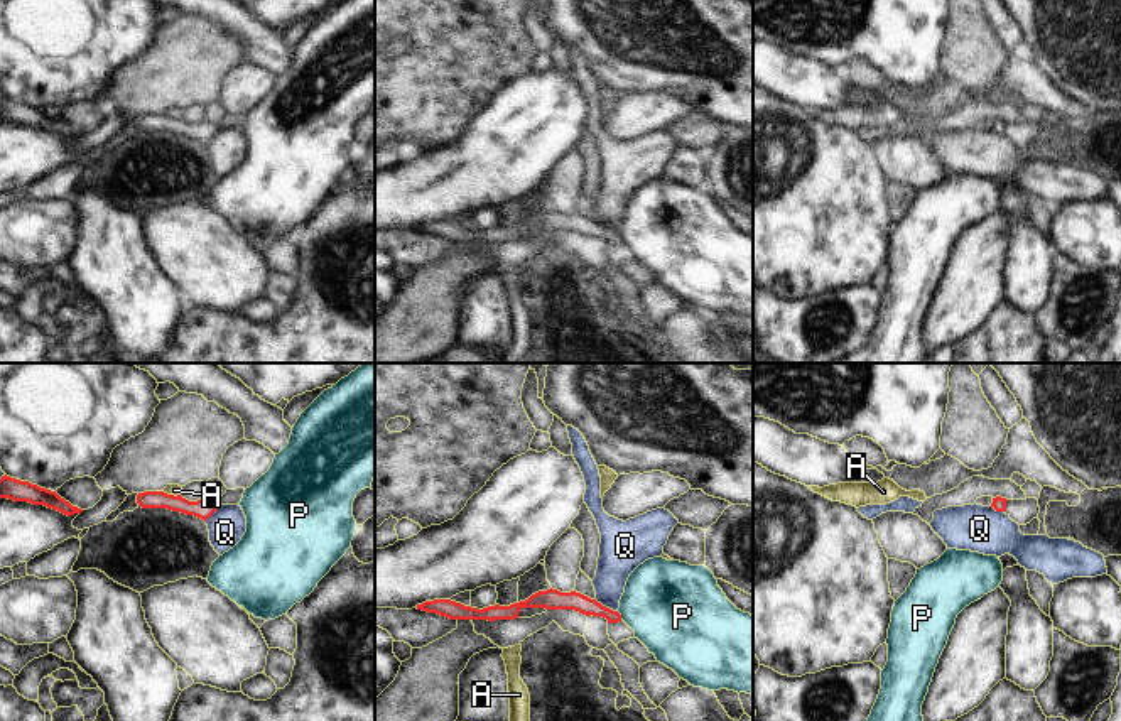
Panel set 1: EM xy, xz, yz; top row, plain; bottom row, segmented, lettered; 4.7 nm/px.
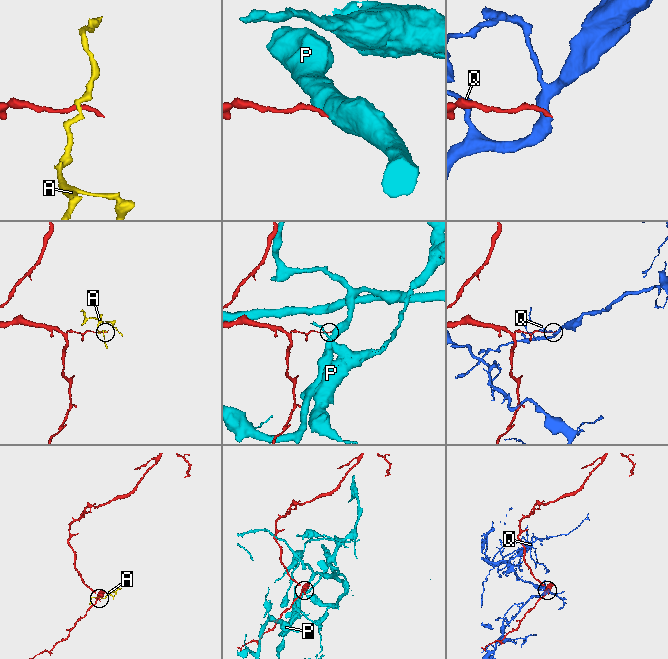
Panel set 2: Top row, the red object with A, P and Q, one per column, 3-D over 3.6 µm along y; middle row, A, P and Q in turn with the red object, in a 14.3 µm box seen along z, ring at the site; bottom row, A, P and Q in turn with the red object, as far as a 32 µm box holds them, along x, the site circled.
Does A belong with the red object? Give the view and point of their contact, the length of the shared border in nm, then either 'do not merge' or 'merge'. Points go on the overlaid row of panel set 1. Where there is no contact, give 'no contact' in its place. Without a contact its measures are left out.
xy (171, 495) | 90 nm | do not merge

